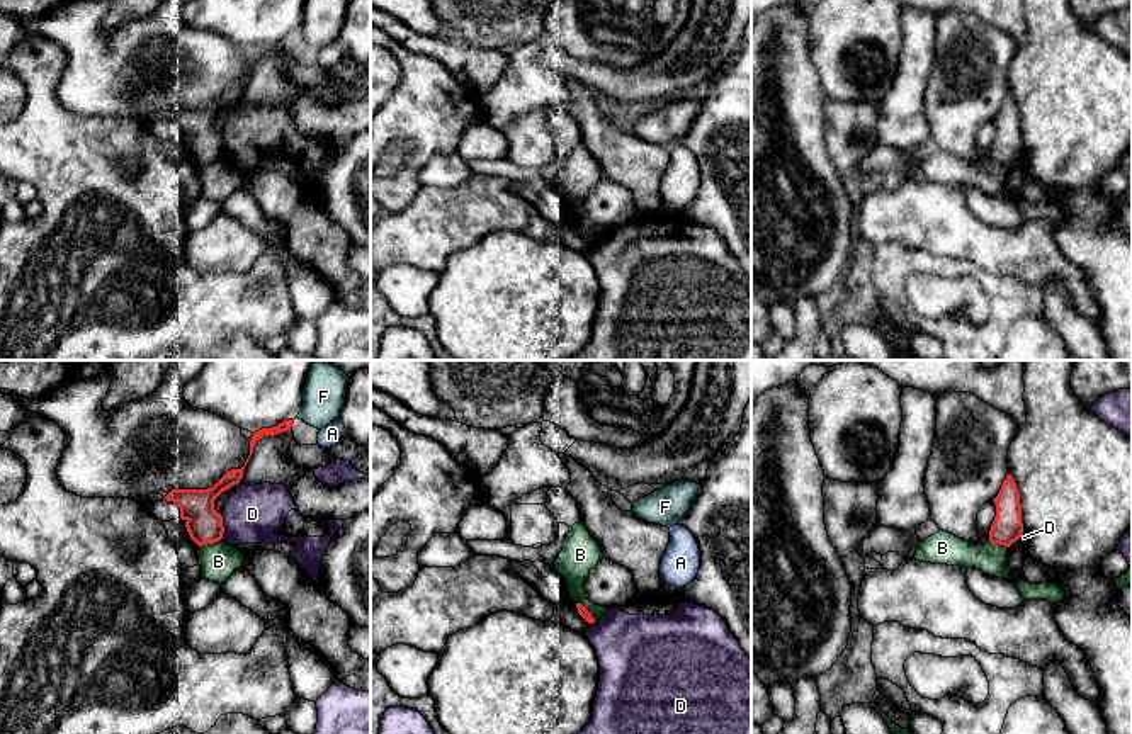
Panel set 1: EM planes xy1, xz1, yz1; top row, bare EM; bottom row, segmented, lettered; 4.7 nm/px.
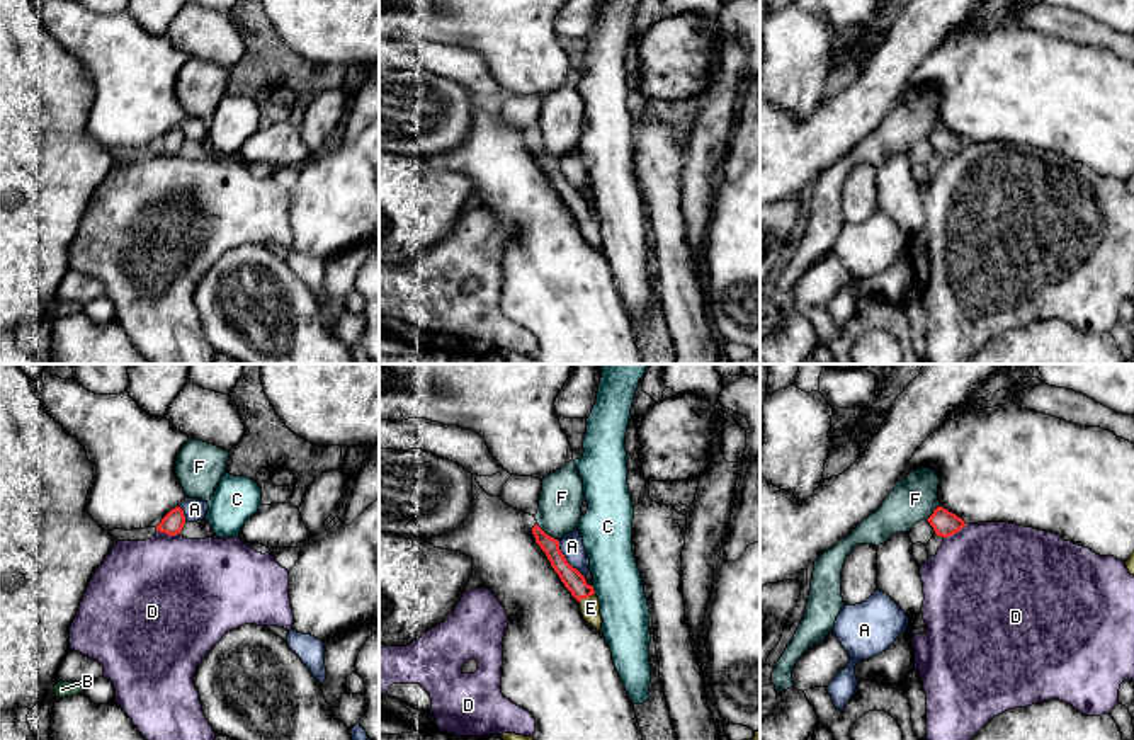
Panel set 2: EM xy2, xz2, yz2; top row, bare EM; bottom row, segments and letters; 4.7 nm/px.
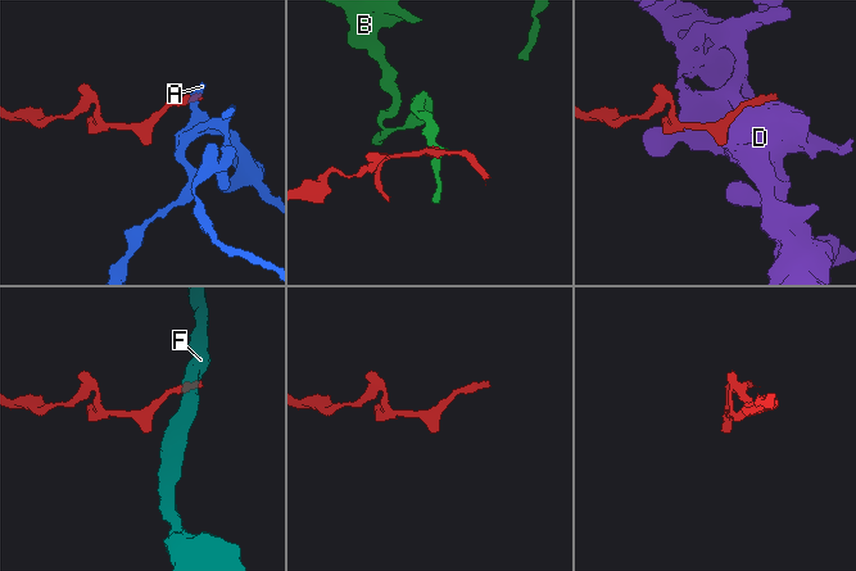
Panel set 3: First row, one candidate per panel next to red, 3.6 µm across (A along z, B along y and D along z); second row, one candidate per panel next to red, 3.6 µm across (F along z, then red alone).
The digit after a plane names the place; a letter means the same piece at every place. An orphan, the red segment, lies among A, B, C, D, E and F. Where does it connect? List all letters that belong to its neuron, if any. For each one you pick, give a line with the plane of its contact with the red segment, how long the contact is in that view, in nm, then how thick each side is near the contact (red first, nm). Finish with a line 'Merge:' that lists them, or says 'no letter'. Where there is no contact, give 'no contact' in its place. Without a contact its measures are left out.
E: contact in xz2; length 90 nm; calibres 100 and 100 nm
Merge: E

